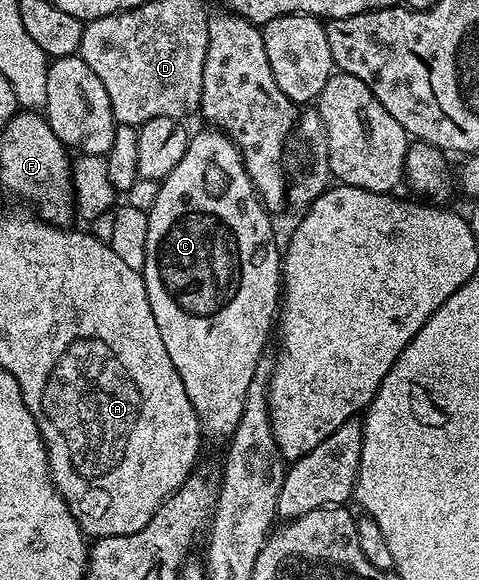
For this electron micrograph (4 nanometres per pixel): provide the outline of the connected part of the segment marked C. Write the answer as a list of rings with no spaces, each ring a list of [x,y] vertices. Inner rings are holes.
[[[205,128],[191,137],[188,148],[184,152],[184,160],[172,168],[168,177],[163,178],[155,203],[148,211],[148,248],[144,256],[144,268],[141,276],[146,282],[148,304],[152,304],[152,316],[156,316],[156,328],[160,328],[160,337],[164,340],[164,348],[168,348],[168,356],[172,356],[172,364],[176,364],[176,372],[180,372],[180,380],[184,380],[184,392],[188,392],[188,400],[192,400],[192,408],[196,412],[202,433],[207,439],[229,439],[236,432],[236,424],[240,424],[240,412],[244,412],[244,400],[248,396],[248,384],[252,384],[252,376],[256,372],[256,364],[267,353],[266,341],[272,338],[276,326],[276,315],[280,310],[280,283],[282,280],[282,260],[280,246],[270,242],[274,230],[270,227],[271,211],[262,204],[254,190],[254,185],[236,144],[217,128]]]

